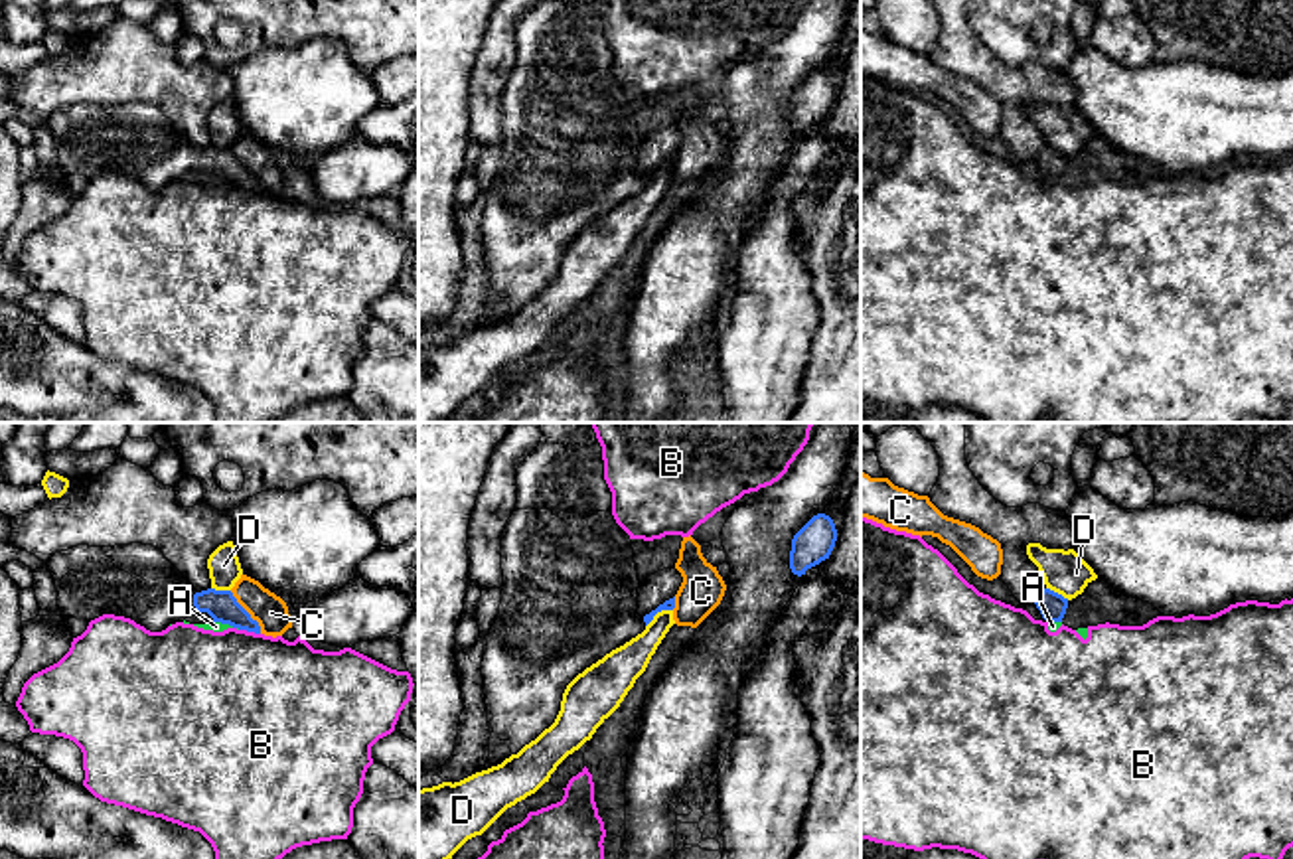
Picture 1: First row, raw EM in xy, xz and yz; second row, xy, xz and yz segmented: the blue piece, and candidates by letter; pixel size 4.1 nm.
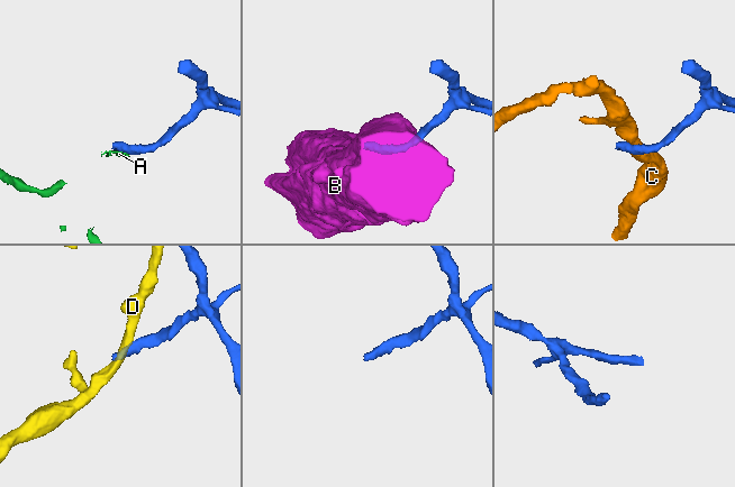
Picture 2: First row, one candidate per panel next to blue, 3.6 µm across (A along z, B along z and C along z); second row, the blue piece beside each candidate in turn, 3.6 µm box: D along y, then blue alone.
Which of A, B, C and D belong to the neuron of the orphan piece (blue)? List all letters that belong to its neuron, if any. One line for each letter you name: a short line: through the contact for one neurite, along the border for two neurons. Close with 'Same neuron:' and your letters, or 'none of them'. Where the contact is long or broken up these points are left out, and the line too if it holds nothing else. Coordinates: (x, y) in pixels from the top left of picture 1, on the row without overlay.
Same neuron: none of them

